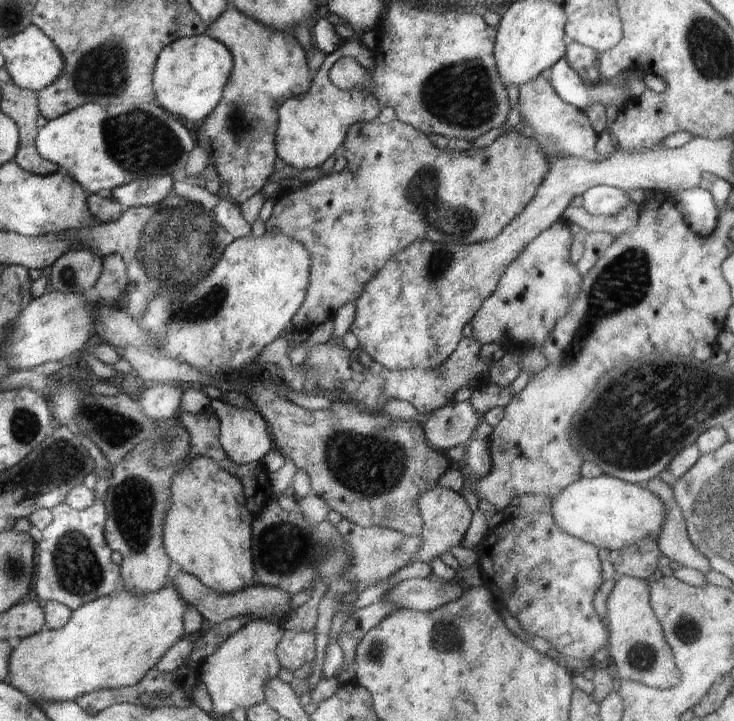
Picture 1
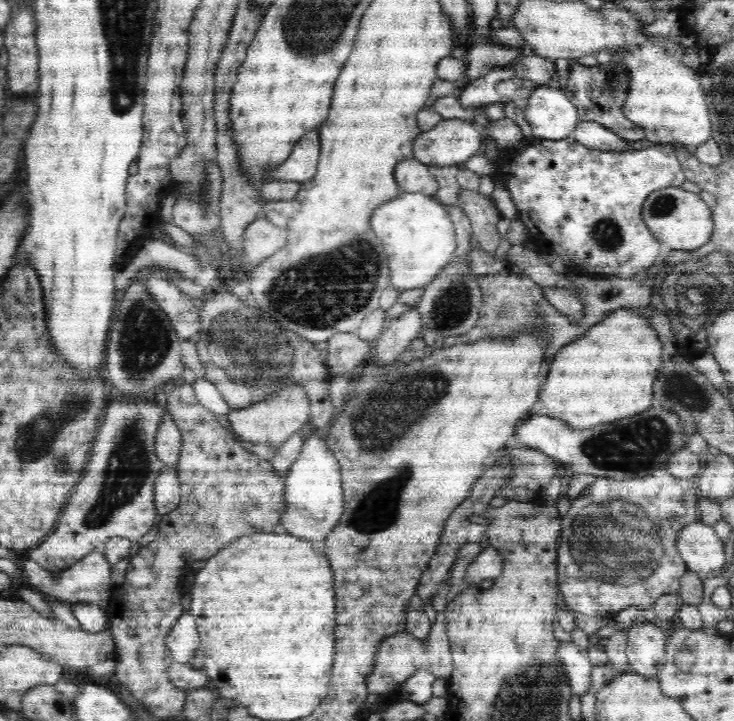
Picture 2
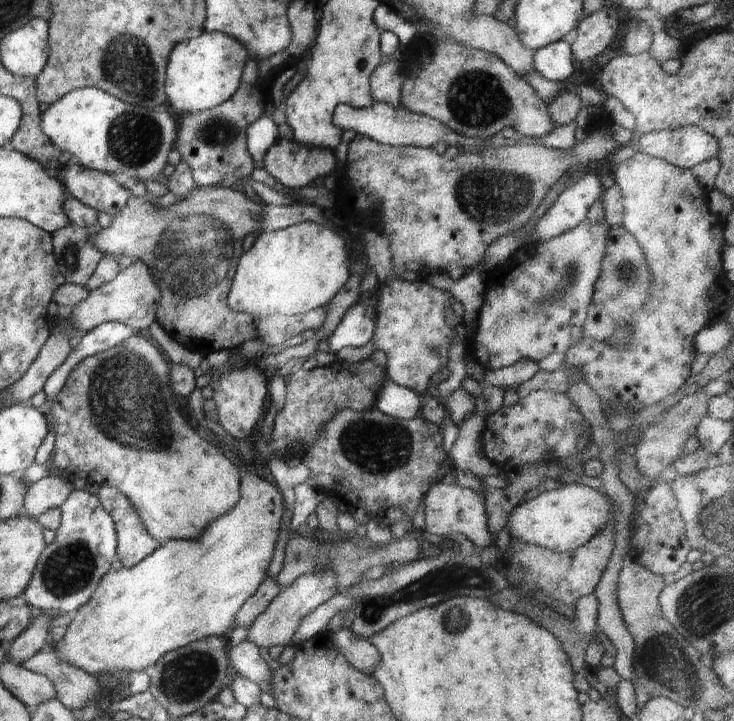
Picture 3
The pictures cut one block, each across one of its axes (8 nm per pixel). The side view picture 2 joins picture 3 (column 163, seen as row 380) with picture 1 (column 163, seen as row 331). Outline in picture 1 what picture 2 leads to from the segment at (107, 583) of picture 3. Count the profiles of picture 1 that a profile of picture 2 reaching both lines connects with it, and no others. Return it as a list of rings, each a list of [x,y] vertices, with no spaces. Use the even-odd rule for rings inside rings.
[[[168,583],[158,592],[136,596],[120,586],[108,596],[102,596],[79,606],[71,611],[68,624],[60,630],[50,630],[44,625],[40,632],[21,639],[20,646],[13,649],[9,662],[12,672],[12,686],[22,690],[34,702],[76,701],[78,696],[96,690],[119,689],[138,684],[150,668],[166,654],[176,642],[186,637],[184,614],[188,610],[188,602],[180,596],[180,592]]]

